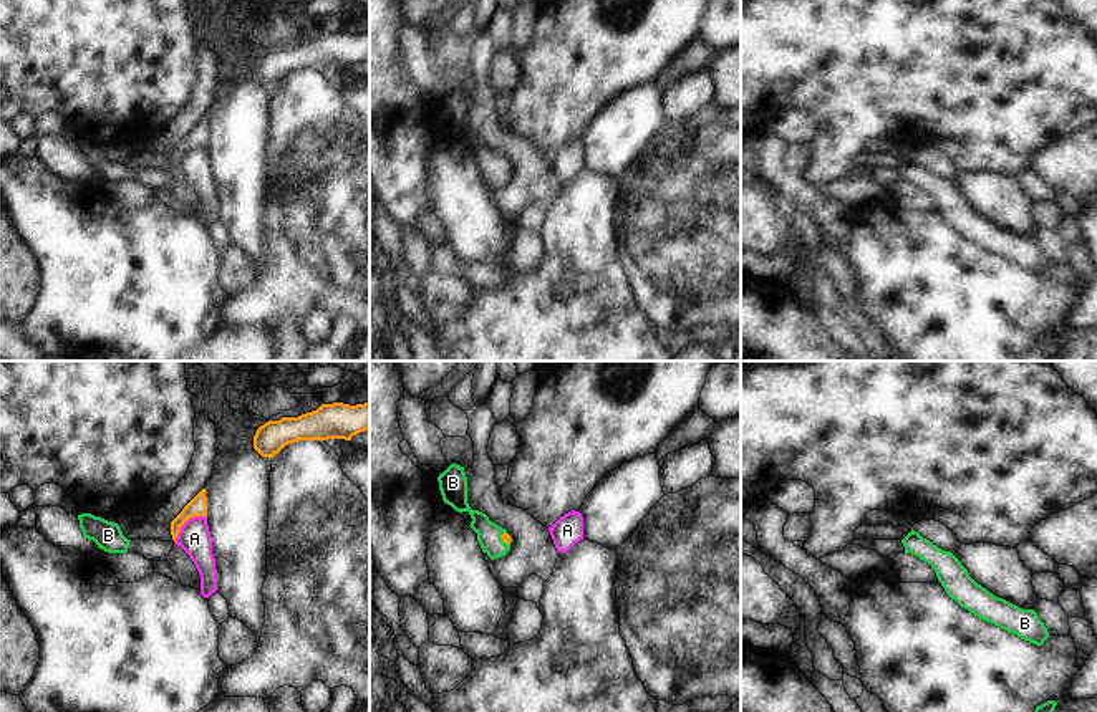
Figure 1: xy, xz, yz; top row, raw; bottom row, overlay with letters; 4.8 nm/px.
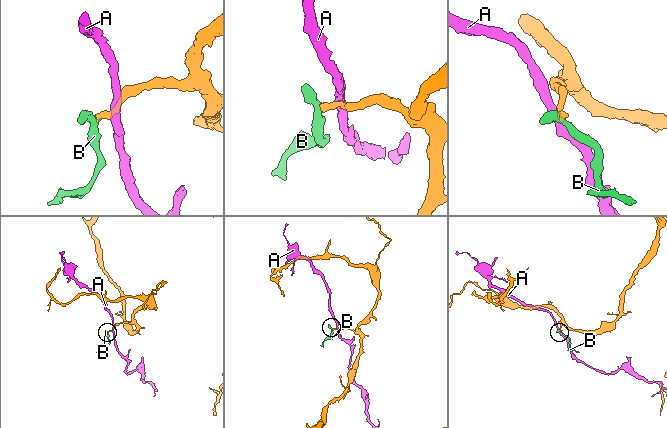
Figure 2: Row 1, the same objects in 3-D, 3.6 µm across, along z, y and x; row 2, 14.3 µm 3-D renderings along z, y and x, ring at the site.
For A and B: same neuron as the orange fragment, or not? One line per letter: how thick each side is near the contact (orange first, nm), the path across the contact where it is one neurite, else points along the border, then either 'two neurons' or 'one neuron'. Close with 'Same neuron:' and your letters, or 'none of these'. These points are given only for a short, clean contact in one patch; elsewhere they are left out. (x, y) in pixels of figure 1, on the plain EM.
A: calibres 100 and 160 nm; border xy (206, 144), (189, 148), (181, 156), (174, 171); two neurons
B: calibres 50 and 110 nm; way xz (506, 166), (502, 169), (488, 161); one neuron
Same neuron: B

